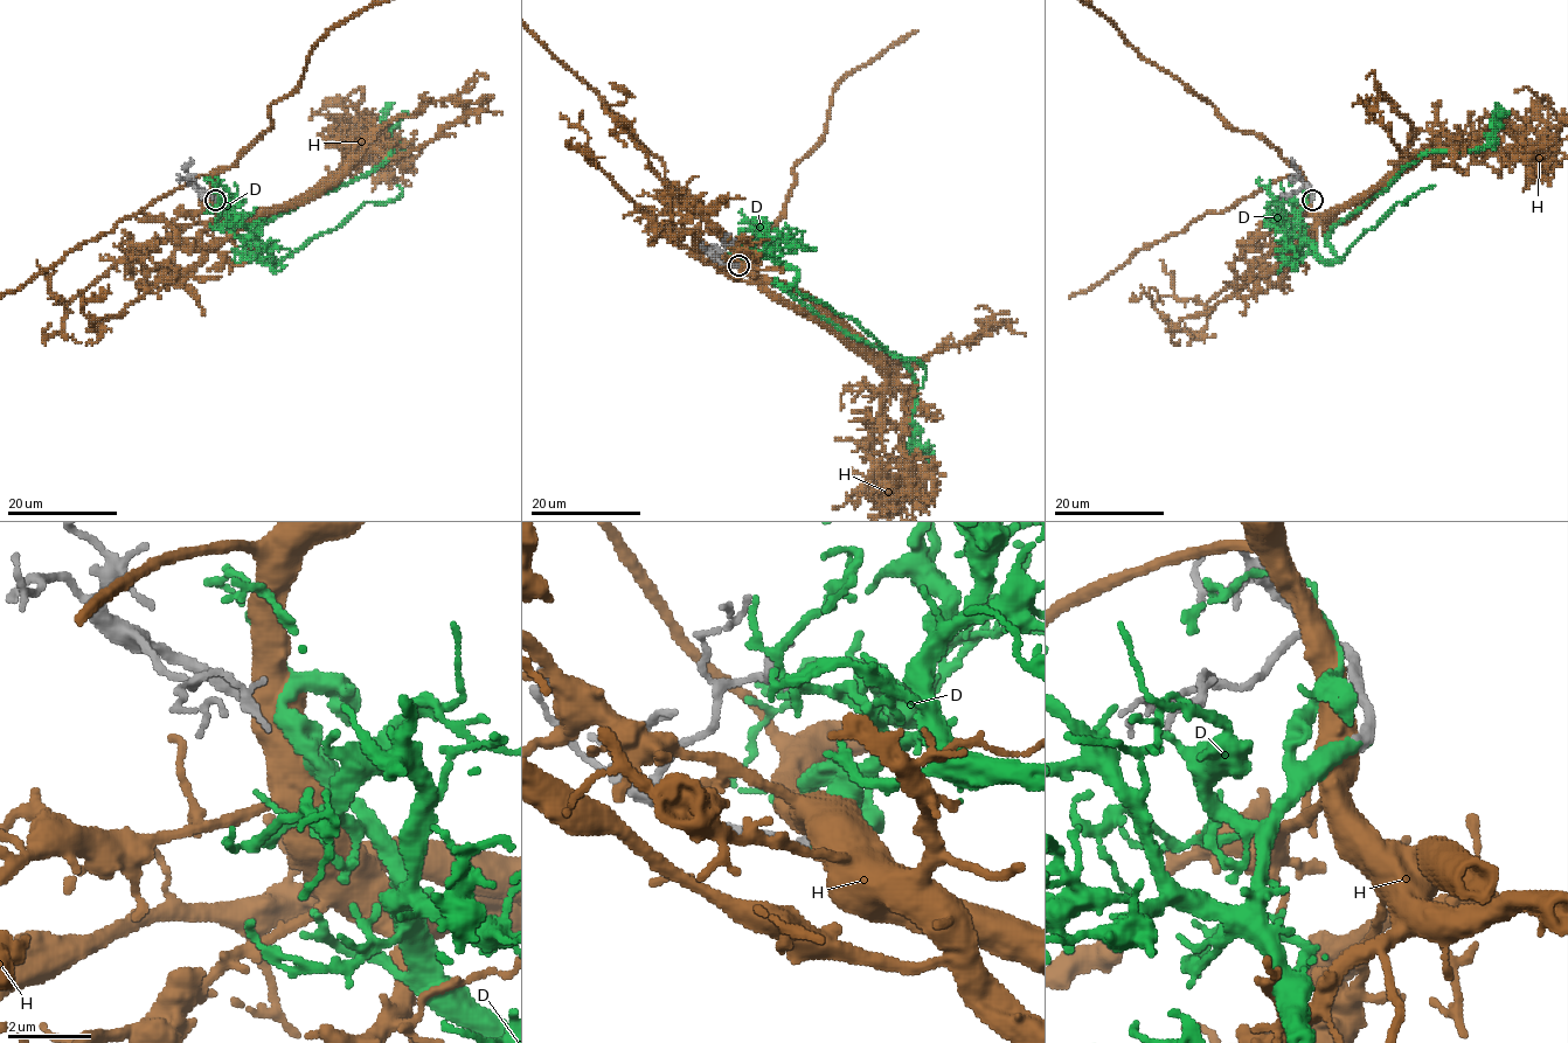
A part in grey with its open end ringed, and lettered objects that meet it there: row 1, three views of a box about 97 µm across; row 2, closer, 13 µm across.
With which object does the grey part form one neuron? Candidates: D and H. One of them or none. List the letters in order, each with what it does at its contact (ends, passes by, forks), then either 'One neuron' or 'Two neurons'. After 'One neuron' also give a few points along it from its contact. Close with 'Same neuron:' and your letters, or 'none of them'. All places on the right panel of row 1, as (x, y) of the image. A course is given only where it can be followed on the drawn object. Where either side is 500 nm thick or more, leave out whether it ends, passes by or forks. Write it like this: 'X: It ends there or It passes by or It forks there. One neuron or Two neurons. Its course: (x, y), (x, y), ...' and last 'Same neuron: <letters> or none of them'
D: It ends there. One neuron. Its course: (1311, 200), (1299, 227), (1329, 262), (1334, 226), (1407, 165), (1430, 152), (1479, 151), (1496, 102)
H: Two neurons
Same neuron: D

